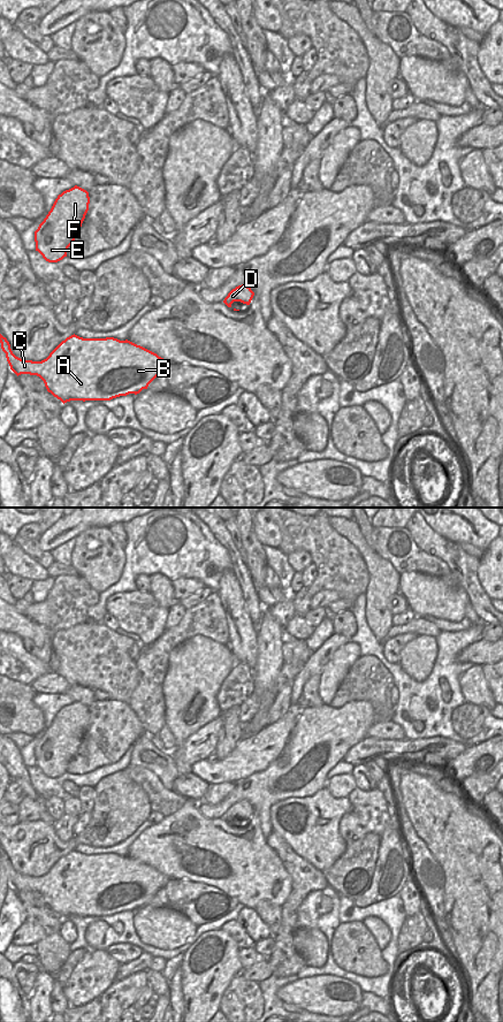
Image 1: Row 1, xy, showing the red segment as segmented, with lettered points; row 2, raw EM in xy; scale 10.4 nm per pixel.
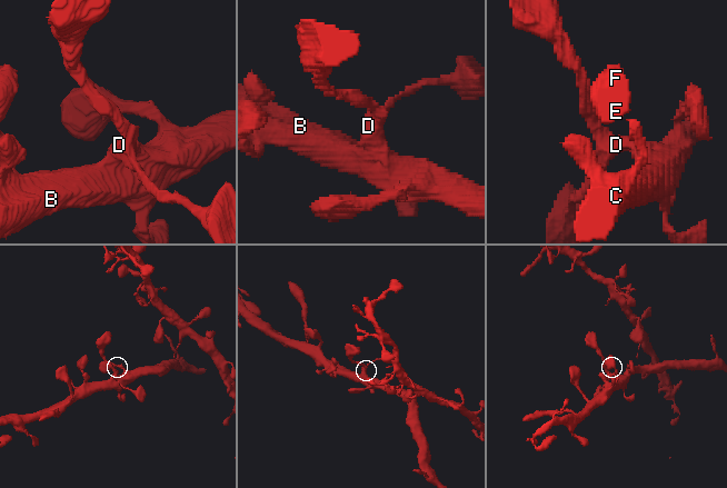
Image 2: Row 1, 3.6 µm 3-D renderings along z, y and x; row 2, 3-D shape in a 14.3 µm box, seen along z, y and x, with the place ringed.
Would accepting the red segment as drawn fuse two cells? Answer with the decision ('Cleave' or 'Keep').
Keep

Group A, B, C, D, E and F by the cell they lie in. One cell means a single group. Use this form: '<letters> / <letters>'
A B C D E F

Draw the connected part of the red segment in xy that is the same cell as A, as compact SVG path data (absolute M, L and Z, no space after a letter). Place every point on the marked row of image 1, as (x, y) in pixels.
M0 334L1 349L18 376L39 376L54 397L70 401L110 401L139 394L163 372L169 361L128 340L83 338L71 335L41 361L16 357Z

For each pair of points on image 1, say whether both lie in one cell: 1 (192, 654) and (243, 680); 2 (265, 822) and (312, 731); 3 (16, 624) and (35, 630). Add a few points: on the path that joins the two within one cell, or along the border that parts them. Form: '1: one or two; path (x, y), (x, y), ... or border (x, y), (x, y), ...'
1: two; border (236, 662), (223, 680), (216, 698)
2: one; path (265, 799), (265, 788), (299, 754)
3: one; path (21, 625), (30, 628)

